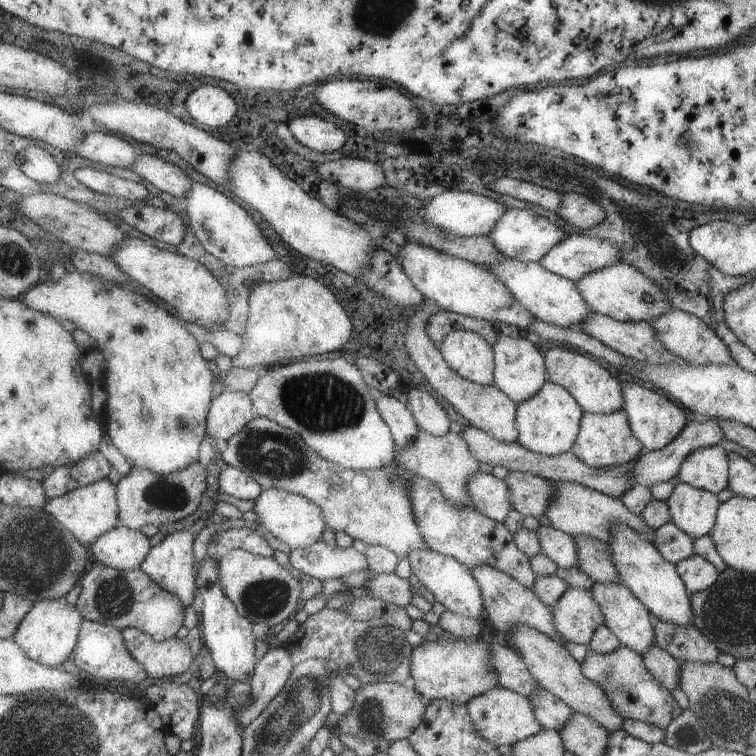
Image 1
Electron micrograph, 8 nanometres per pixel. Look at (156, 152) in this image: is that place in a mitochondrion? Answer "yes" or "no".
no

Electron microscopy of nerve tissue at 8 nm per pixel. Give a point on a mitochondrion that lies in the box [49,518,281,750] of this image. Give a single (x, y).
(114, 597)

